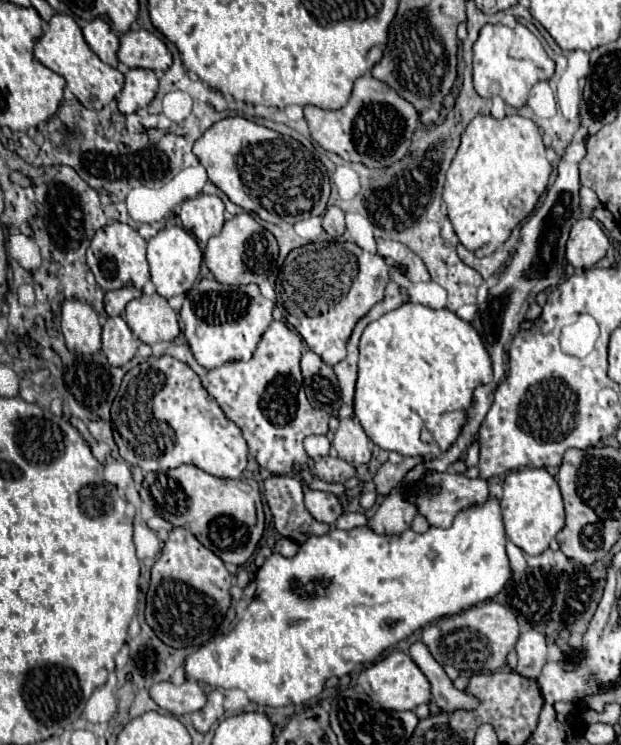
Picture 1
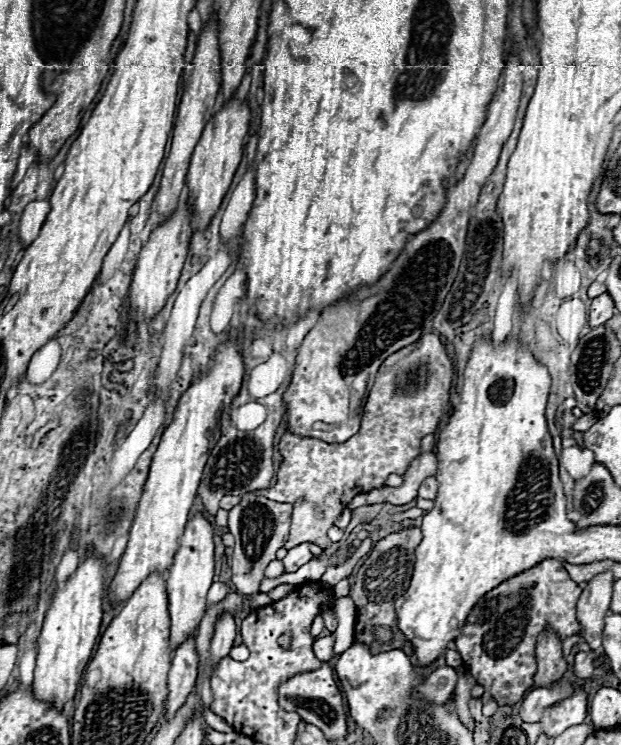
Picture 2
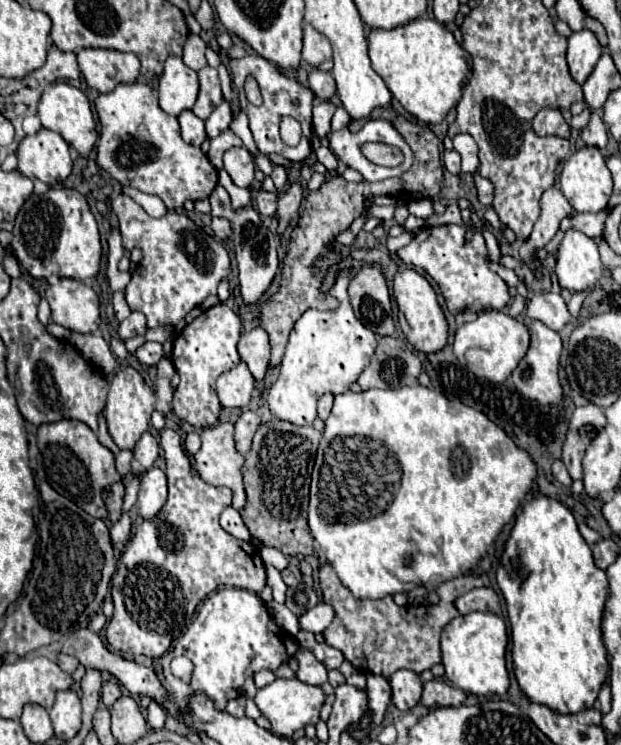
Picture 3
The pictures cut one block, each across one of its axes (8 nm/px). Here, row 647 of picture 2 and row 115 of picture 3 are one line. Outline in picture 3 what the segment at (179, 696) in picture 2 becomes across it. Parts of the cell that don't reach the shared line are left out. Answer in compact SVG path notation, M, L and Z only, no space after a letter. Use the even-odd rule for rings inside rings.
M184 110L178 116L180 122L180 130L182 130L182 138L184 142L192 144L192 146L200 146L208 136L206 136L206 126L204 120L200 120L198 116L194 116L190 110Z

